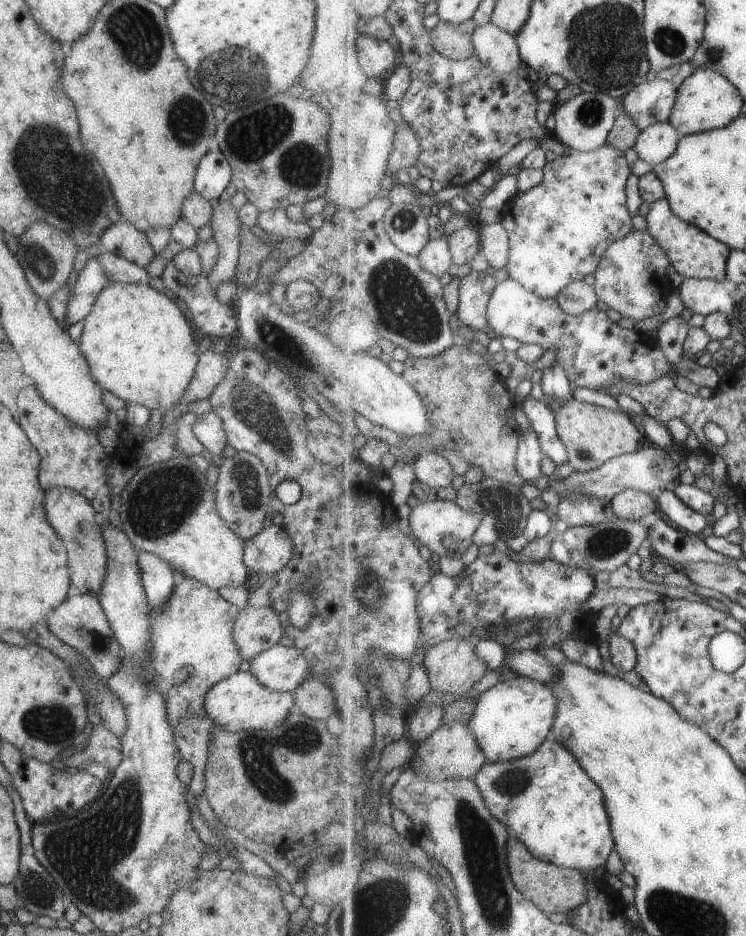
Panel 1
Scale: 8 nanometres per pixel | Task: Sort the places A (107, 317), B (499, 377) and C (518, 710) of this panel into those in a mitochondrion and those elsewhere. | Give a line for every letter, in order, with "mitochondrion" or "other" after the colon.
A: other
B: other
C: other

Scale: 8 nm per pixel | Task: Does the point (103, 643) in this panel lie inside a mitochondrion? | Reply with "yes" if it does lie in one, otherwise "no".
yes

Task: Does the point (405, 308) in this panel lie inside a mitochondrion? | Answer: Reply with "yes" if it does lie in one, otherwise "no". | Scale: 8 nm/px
yes

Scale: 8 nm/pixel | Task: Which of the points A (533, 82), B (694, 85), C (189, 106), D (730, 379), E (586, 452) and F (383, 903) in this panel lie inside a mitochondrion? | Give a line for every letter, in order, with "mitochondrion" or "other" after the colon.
A: other
B: other
C: mitochondrion
D: other
E: mitochondrion
F: mitochondrion

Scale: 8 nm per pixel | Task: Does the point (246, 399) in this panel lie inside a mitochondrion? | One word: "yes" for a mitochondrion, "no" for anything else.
yes

